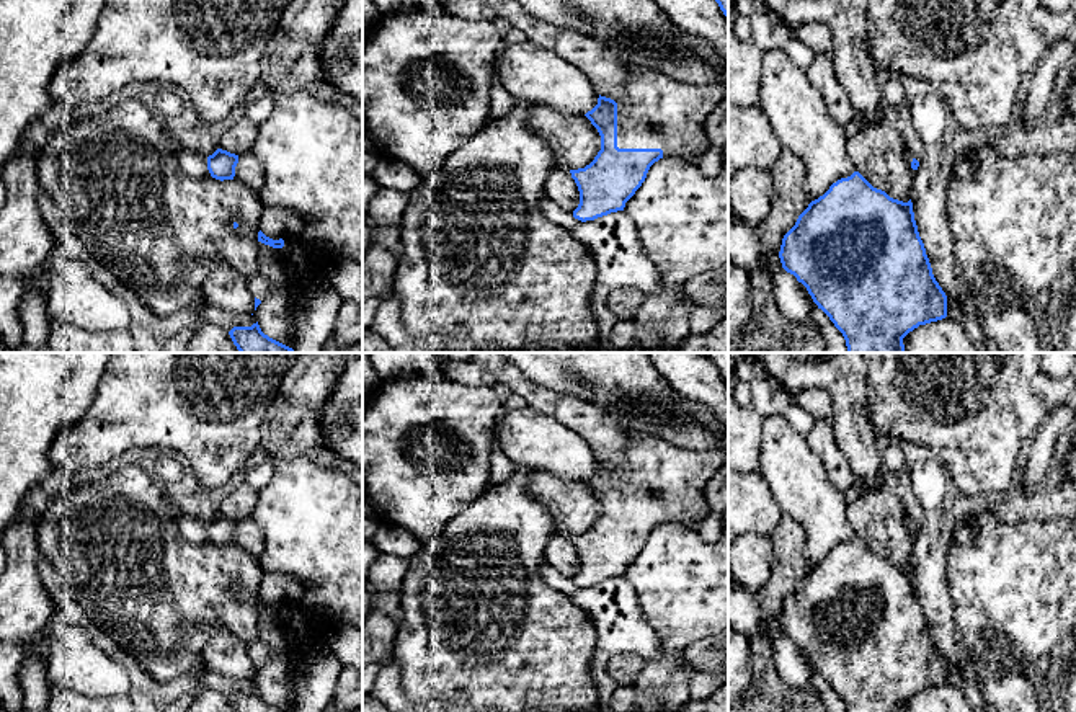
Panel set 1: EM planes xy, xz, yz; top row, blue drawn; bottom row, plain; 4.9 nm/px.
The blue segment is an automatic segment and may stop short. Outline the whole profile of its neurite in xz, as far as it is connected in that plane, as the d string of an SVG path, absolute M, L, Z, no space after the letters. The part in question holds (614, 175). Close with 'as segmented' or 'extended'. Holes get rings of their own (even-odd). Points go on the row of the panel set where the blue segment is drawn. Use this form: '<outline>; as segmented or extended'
M634 69L627 72L622 87L625 90L625 100L622 103L617 105L614 100L599 95L598 105L585 114L601 136L601 150L585 168L570 170L580 191L580 204L573 211L573 217L581 222L624 211L625 202L645 181L650 167L660 158L669 157L697 163L710 149L710 140L705 134L705 121L728 95L728 87L723 83L710 87L687 85L650 69Z; extended

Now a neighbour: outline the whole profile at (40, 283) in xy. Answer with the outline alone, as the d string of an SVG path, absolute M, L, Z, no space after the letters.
M52 235L52 247L46 265L28 281L21 281L24 287L24 294L36 292L44 299L49 297L51 276L54 269L62 265L67 256L67 243L62 238Z

